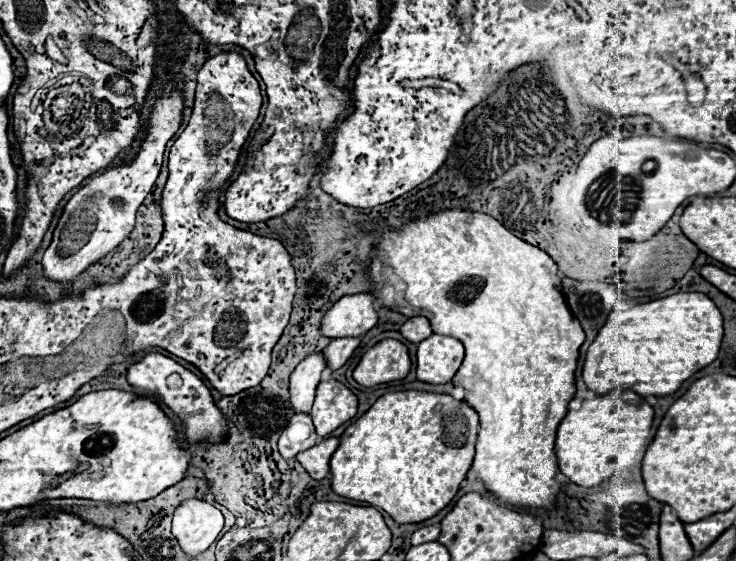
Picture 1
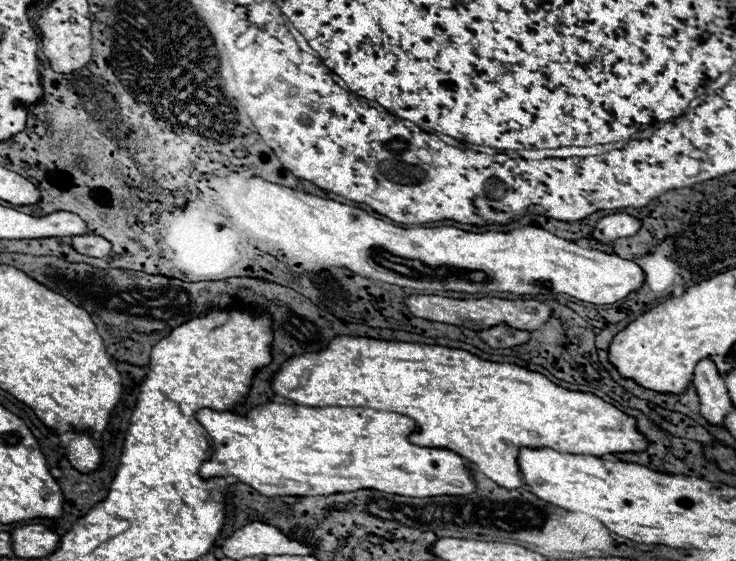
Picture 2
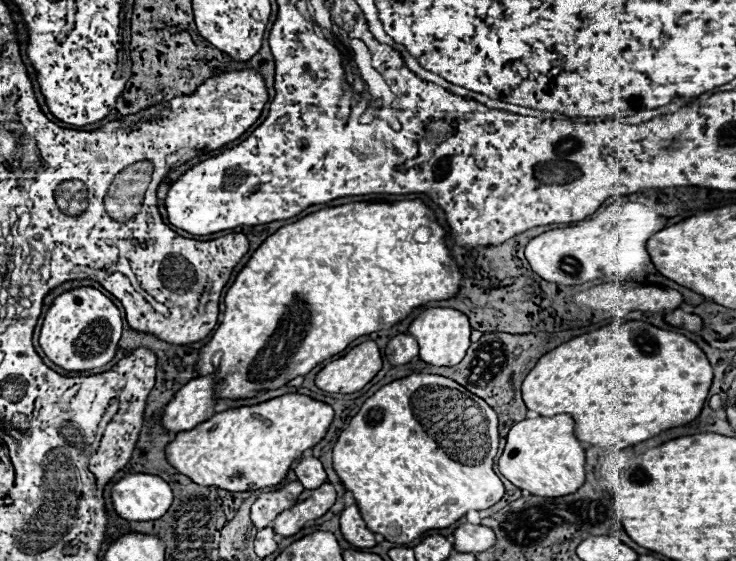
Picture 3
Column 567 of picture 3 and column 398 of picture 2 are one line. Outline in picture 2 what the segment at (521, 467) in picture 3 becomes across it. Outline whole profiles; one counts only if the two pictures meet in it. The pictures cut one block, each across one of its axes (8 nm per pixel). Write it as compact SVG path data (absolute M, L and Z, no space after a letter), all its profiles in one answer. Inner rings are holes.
M264 404L264 406L256 406L252 408L248 414L232 414L232 412L216 412L210 408L202 408L200 412L196 412L196 420L206 428L206 432L212 436L214 442L214 450L212 450L212 458L208 462L202 464L200 468L200 476L204 478L212 478L212 476L236 476L240 482L252 486L254 490L258 490L264 496L288 496L288 494L296 494L296 496L330 496L330 494L342 494L342 492L356 492L356 490L380 490L380 492L388 492L388 494L400 494L400 496L412 496L412 498L428 498L428 496L466 496L476 492L476 480L470 474L472 464L468 464L460 454L446 450L446 448L424 448L424 446L416 446L412 442L408 442L408 436L416 430L416 422L408 416L400 416L394 412L380 412L380 410L372 410L372 408L342 408L342 406L334 406L334 408L312 408L312 406L298 406L298 404Z

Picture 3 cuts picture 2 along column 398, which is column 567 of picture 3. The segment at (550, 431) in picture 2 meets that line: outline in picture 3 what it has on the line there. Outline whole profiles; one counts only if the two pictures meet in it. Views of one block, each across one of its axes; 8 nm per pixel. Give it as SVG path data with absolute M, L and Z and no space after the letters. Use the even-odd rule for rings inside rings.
M634 320L576 336L544 354L522 382L522 398L528 410L540 416L570 414L576 422L574 436L590 446L620 450L644 442L664 430L684 426L698 418L712 384L712 366L706 354L686 336L660 330Z

